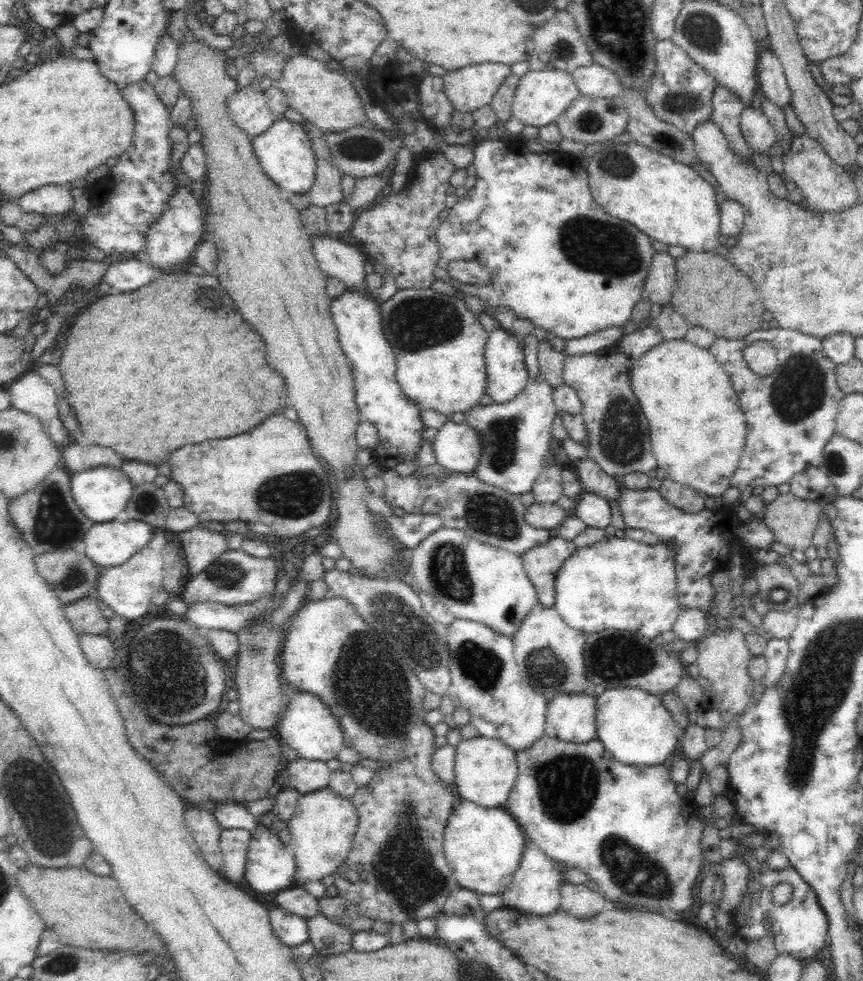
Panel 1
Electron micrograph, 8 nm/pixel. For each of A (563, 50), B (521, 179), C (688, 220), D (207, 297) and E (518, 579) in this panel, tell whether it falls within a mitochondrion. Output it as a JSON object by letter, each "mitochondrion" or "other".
{"A":"mitochondrion","B":"other","C":"other","D":"mitochondrion","E":"other"}

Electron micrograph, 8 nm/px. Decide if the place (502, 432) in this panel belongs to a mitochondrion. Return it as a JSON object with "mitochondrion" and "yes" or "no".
{"mitochondrion":"yes"}

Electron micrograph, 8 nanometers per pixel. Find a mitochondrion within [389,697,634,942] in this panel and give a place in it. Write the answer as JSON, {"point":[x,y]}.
{"point":[566,784]}

